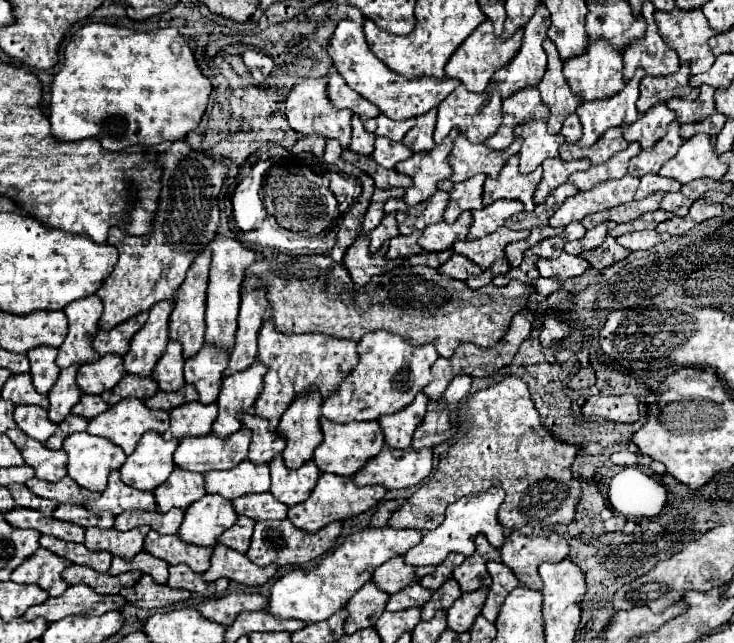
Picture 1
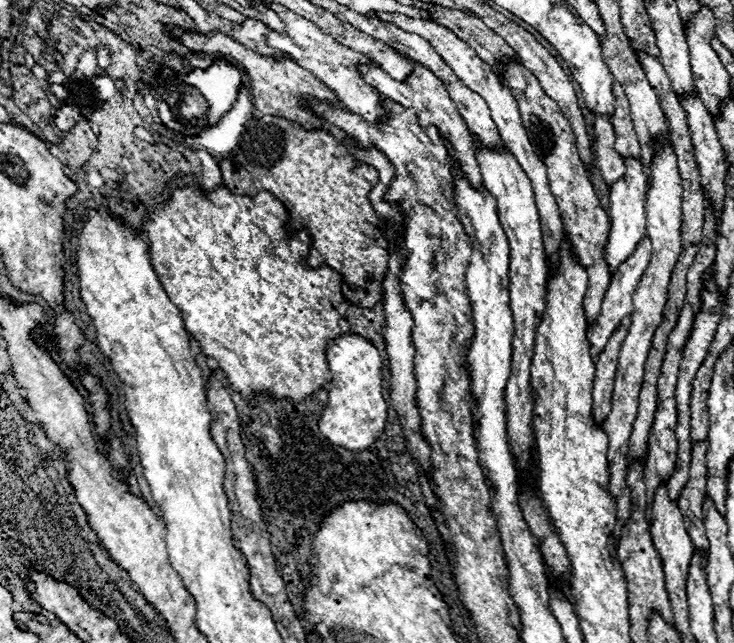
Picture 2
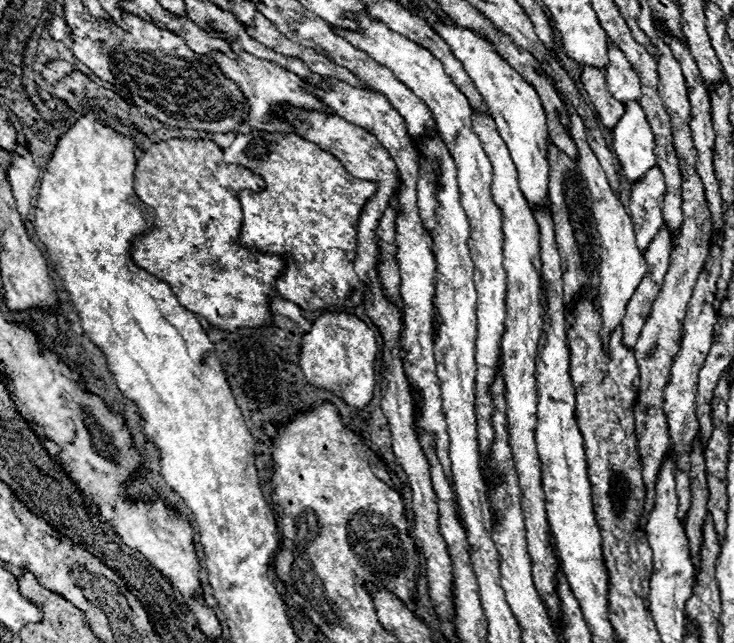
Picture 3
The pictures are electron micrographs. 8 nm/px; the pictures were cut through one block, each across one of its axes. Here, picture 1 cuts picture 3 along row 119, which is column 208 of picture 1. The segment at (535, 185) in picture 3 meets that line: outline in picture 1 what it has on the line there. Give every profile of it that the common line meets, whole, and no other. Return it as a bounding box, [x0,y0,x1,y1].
[178,494,238,546]

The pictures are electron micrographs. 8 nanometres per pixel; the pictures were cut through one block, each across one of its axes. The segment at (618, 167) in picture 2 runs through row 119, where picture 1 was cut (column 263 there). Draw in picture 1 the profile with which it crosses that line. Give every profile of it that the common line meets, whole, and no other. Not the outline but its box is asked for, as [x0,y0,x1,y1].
[196,592,268,626]

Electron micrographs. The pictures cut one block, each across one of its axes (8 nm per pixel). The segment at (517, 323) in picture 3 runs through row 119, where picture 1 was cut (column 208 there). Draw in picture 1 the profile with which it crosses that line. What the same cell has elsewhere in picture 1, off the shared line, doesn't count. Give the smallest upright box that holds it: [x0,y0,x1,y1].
[204,460,270,500]

